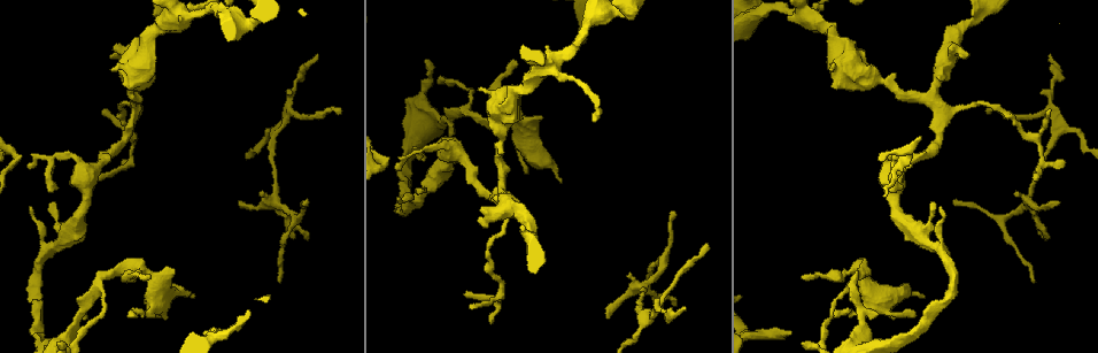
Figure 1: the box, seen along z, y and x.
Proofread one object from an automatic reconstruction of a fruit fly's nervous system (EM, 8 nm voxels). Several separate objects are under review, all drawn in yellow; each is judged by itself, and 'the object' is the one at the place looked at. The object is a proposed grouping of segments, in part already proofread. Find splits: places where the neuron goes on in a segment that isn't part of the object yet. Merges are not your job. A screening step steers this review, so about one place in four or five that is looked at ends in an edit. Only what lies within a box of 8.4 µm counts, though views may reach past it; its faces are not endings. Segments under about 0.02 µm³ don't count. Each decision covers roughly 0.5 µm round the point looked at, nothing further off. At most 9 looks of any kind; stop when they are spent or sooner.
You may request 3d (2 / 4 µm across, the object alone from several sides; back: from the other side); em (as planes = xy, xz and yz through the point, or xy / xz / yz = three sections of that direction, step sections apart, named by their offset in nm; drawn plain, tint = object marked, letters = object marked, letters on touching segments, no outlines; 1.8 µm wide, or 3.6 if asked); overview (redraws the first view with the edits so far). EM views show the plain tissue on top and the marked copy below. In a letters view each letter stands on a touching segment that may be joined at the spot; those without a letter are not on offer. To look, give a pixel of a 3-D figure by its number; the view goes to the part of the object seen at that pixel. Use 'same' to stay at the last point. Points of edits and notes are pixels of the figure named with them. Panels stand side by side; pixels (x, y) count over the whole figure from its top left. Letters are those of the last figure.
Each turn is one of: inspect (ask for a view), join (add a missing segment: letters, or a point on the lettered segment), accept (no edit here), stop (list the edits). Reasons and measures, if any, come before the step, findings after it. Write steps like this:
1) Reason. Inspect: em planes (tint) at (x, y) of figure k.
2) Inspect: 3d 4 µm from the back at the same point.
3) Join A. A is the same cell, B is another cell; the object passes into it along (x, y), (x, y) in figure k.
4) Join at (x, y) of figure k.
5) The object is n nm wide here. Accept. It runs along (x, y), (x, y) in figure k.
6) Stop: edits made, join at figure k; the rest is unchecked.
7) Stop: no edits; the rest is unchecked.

Inspect: em planes (letters) at (203, 332) of figure 1.

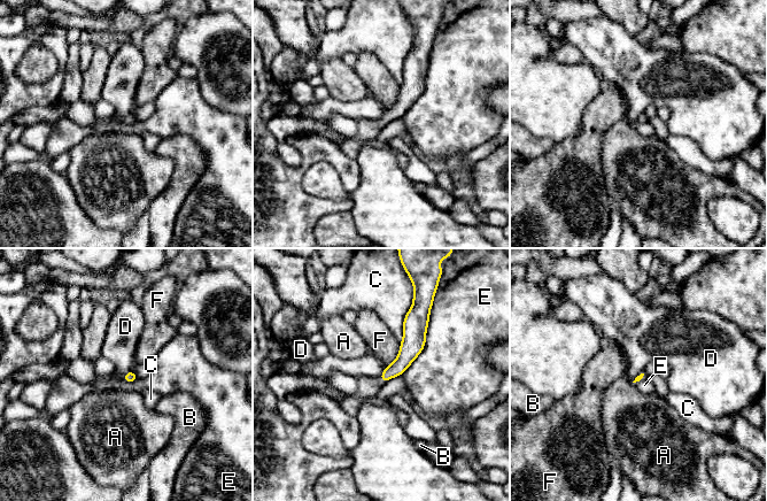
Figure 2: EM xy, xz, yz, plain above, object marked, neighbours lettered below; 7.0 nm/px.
Accept. A, B, C, D, E and F are other cells; a border runs along (386, 367), (379, 379) in figure 2; no lettered segment goes on from it.

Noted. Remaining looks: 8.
Tapers out. Inspect: em planes (letters) at (57, 188) of figure 1.

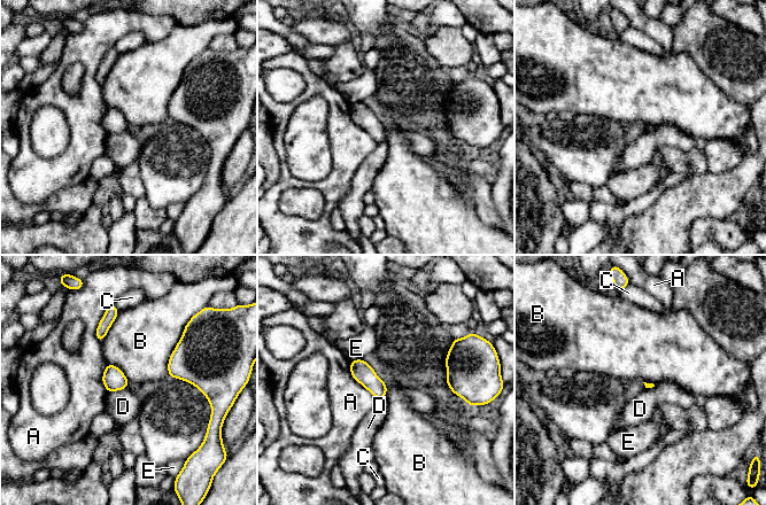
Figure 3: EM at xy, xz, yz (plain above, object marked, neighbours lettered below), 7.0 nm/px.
Accept. A, B, C, D and E are other cells; a border runs along (185, 327), (169, 358), (168, 375) in figure 3; none of them fits.

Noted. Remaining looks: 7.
Tapers out. Inspect: em planes (letters) at (683, 307) of figure 1.

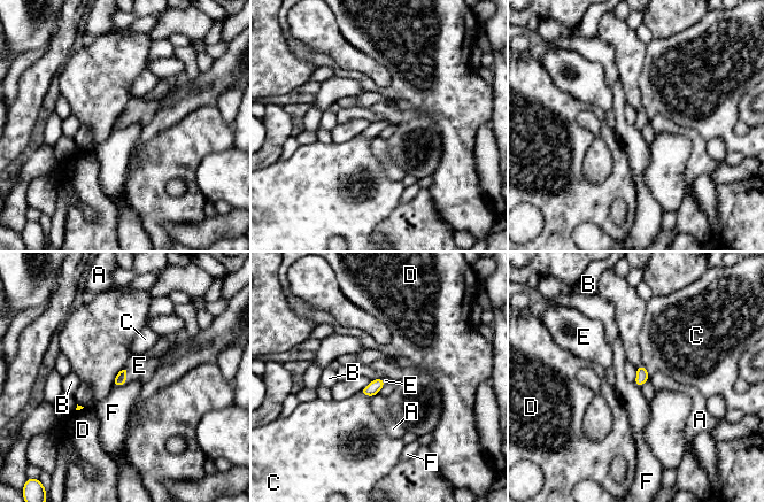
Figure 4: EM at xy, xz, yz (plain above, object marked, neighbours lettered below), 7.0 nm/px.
Join E. E is the same cell, A, B, C, D and F are other cells; the object passes into it along (121, 378), (126, 372), (139, 365) in figure 4; the neuron continues.

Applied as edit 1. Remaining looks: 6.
Thin end. Inspect: em 3.6 µm yz step 8 (letters) at (308, 238) of figure 1.

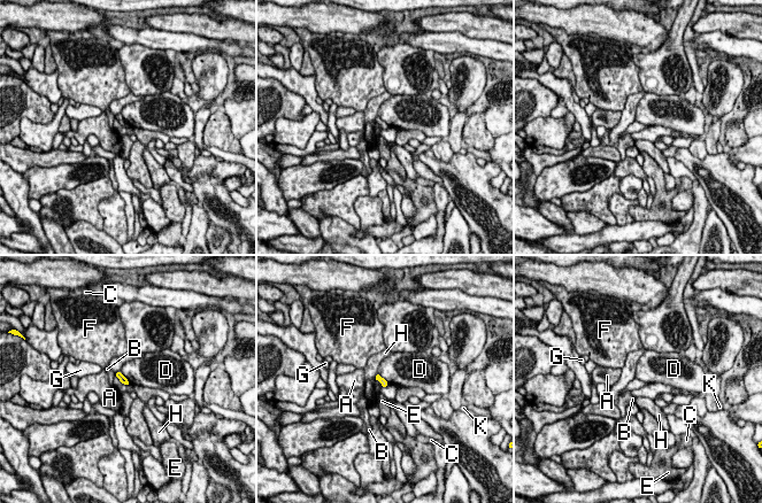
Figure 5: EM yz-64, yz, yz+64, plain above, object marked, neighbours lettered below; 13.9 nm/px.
The longest contact is with D, 240 nm. Accept. A, B, C, D, E, F, G, H and K are other cells; a border runs along (389, 384), (382, 387) in figure 5; none of them fits.

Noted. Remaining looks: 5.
Stop: edits made, join at figure 4; the rest is unchecked.

